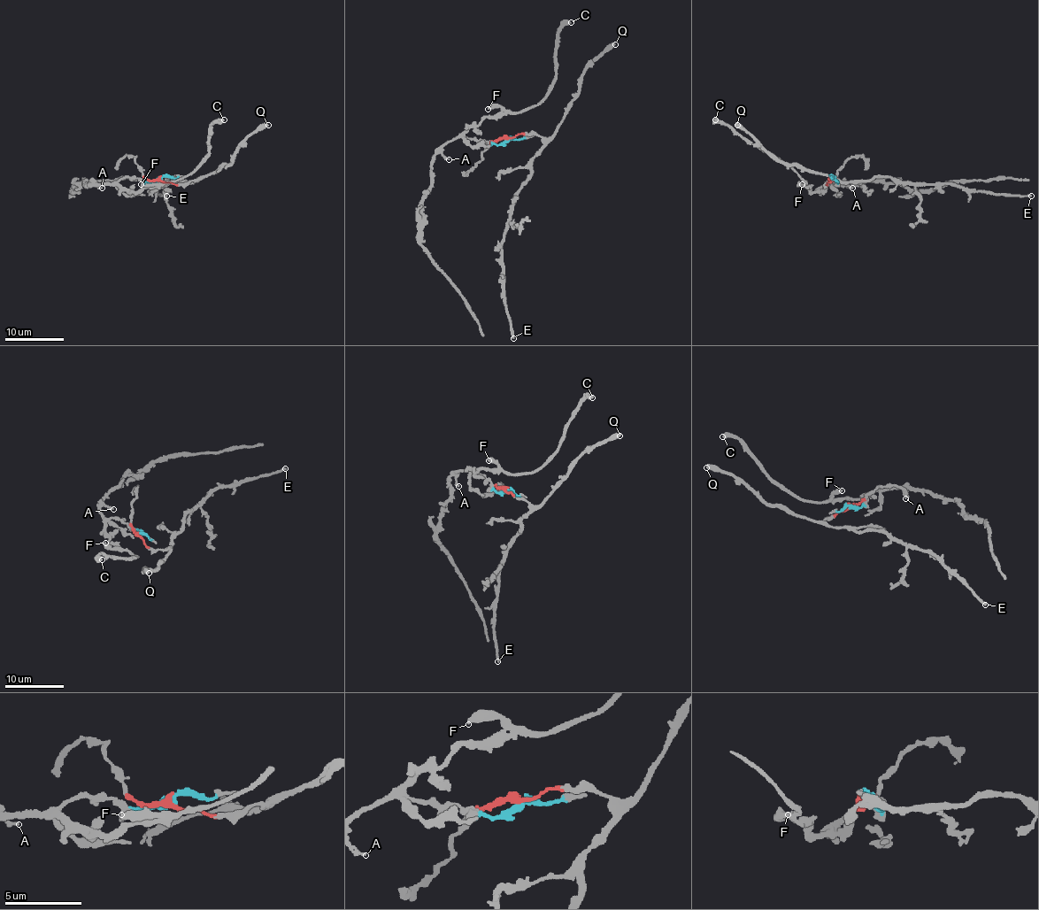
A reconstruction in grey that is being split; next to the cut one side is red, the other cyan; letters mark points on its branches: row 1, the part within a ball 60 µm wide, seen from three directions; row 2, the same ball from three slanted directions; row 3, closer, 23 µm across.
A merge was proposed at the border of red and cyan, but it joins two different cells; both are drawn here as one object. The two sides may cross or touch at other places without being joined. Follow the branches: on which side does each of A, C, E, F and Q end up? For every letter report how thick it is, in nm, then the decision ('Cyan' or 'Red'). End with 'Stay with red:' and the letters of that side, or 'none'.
A: Thickness 220 nm. Cyan
C: Thickness 480 nm. Cyan
E: Thickness 280 nm. Red
F: Thickness 400 nm. Cyan
Q: Thickness 480 nm. Red
Stay with red: E, Q

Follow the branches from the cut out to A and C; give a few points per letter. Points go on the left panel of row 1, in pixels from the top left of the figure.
A: (160, 180), (126, 178), (96, 182), (102, 188)
C: (160, 180), (120, 178), (118, 182), (126, 189), (138, 191), (187, 176), (208, 156), (209, 127), (224, 120)

